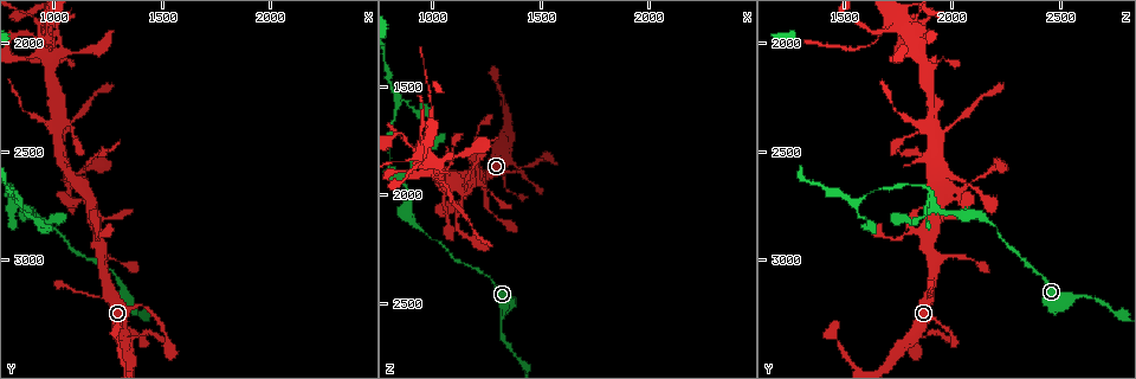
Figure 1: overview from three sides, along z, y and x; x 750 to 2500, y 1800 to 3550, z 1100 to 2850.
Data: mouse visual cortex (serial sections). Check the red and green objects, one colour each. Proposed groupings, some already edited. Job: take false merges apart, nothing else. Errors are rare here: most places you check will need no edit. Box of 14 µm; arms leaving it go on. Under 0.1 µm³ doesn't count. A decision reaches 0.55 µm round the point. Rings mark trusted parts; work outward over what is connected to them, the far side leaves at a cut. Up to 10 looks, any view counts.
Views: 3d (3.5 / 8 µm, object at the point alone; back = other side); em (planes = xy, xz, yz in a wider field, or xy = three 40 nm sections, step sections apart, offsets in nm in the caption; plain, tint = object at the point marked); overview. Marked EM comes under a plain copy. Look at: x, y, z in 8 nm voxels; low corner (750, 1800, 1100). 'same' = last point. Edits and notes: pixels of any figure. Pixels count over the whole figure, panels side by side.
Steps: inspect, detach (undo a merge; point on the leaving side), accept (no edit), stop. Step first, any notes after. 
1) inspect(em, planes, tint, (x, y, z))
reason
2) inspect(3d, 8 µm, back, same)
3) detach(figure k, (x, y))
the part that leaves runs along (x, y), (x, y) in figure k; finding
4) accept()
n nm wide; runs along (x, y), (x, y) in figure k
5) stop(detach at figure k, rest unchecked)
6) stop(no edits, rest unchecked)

inspect(3d, 8 µm, (1320, 3170, 2590))

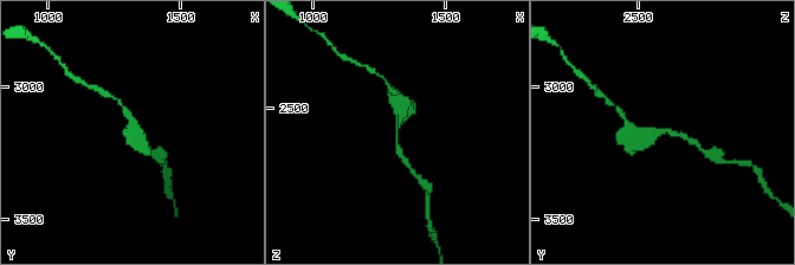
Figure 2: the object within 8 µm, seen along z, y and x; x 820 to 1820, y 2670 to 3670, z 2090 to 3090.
inspect(em, xy, step 1, tint, (1320, 3170, 2580))
need the tissue

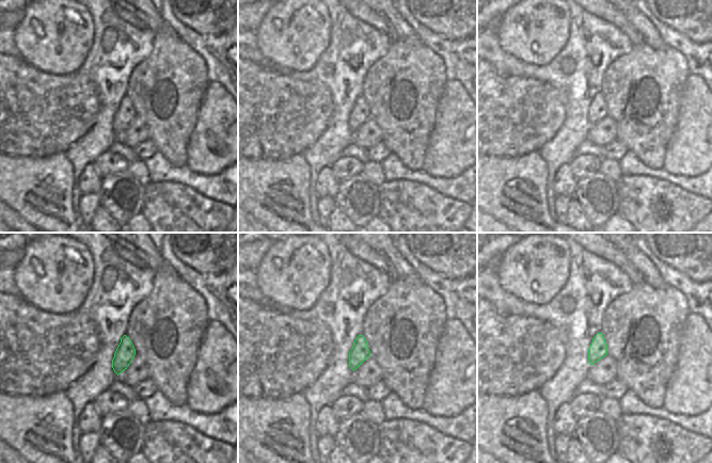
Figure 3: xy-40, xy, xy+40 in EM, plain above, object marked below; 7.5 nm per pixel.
accept()
runs along (629, 130), (670, 130), (689, 140) in figure 2; one cell here

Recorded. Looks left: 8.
inspect(3d, 8 µm, (860, 2780, 1940))

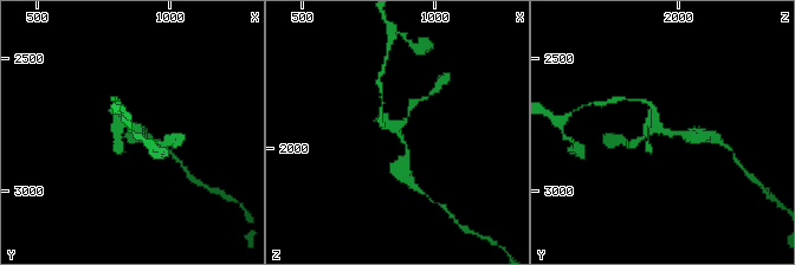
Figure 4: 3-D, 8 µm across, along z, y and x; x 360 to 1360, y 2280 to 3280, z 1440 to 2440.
inspect(em, xy, step 3, tint, (870, 2760, 1940))
need the tissue

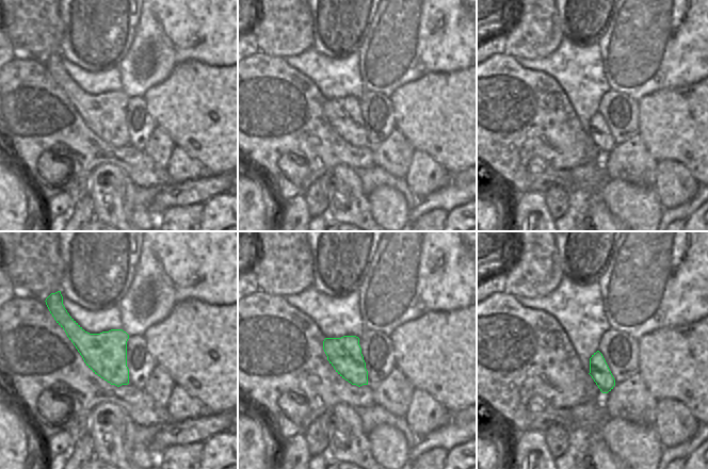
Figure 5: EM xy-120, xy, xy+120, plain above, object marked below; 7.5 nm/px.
accept()
260 nm wide; runs along (692, 135), (664, 133), (650, 104) in figure 4; continuous, no second cell

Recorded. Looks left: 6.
inspect(3d, 8 µm, back, (1020, 2400, 1920))
two arms in line, one across

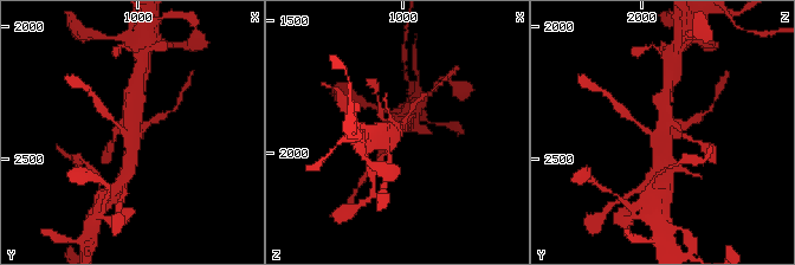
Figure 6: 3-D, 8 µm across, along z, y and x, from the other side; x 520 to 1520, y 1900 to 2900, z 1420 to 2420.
inspect(em, xy, step 3, tint, (1020, 2400, 1900))

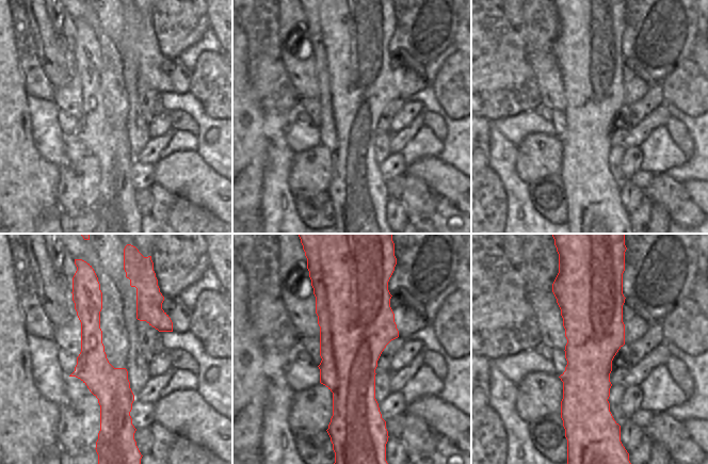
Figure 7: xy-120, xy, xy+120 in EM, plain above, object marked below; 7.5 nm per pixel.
accept()
runs along (128, 165), (131, 156), (131, 95) in figure 6; continuous, no second cell

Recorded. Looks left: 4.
inspect(3d, 3.5 µm, back, (940, 2030, 1810))
small branch off a trunk

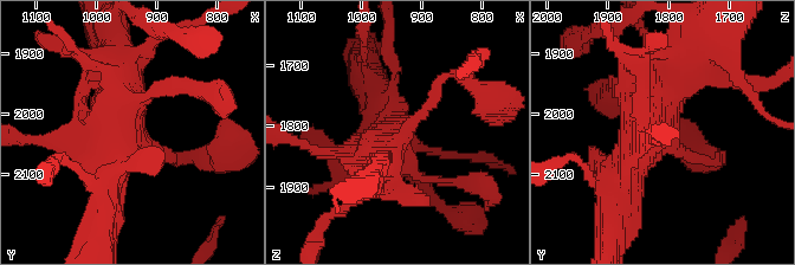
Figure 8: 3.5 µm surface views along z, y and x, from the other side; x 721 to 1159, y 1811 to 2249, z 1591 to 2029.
inspect(em, planes, tint, (930, 2040, 1820))
shape alone is not enough

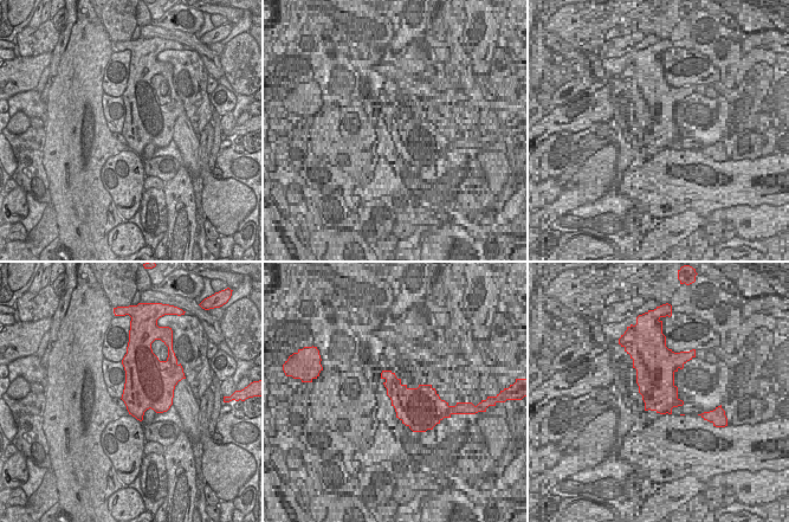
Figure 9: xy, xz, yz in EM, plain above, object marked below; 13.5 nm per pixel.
accept()
continuous, no second cell

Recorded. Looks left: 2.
stop(no edits, rest unchecked)

